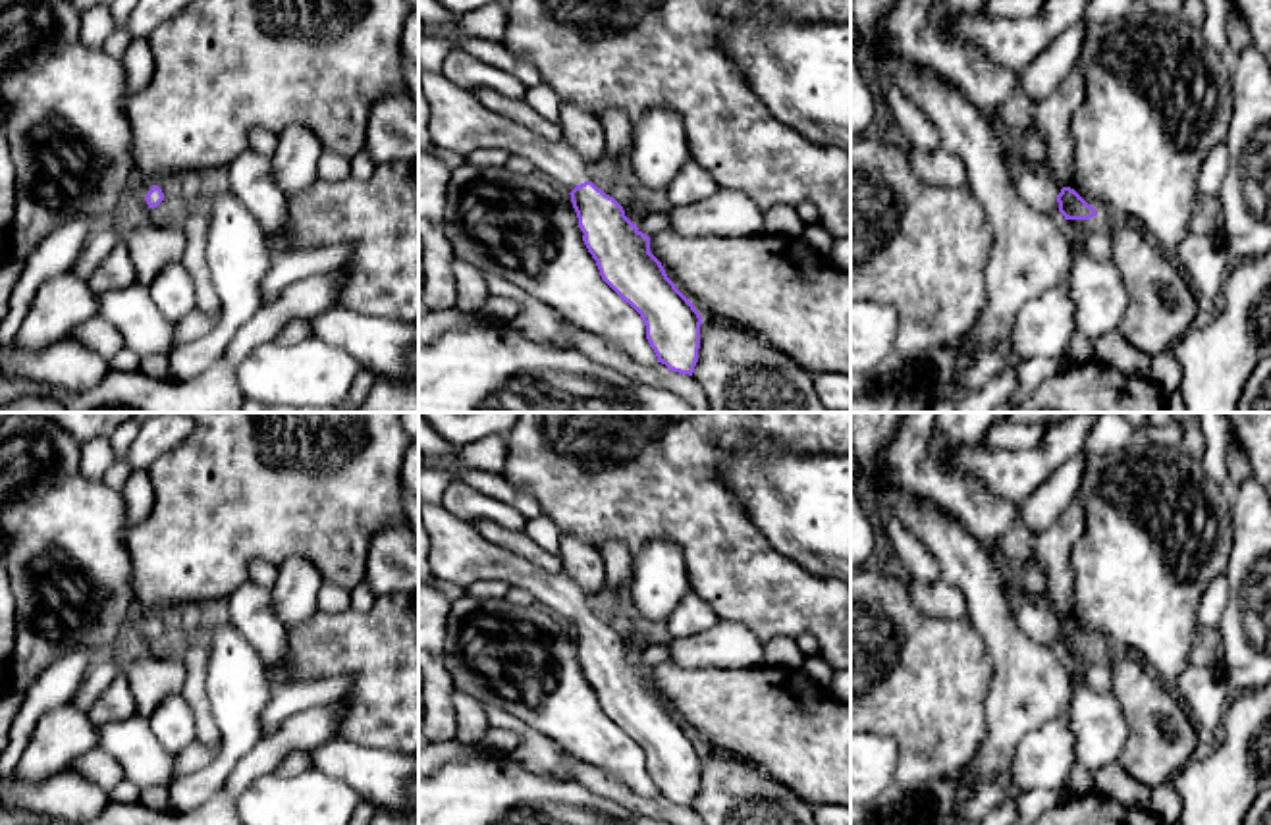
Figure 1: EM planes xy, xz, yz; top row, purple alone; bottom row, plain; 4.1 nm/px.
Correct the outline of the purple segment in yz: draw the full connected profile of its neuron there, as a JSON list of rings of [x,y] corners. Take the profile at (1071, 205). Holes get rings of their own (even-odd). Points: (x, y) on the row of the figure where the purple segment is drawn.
[[[1016,168],[1016,193],[1036,210],[1063,214],[1065,220],[1090,220],[1097,216],[1074,189],[1063,187],[1051,168]]]

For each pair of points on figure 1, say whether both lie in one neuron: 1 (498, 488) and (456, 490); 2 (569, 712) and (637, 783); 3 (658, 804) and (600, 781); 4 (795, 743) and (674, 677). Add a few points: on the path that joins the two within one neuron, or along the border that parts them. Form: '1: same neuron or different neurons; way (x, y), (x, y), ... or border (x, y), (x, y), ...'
1: different neurons; border (456, 479), (508, 504), (515, 511)
2: same neuron; way (587, 729), (623, 766)
3: same neuron; way (645, 804), (614, 789)
4: same neuron; way (764, 716), (724, 710), (704, 700)

